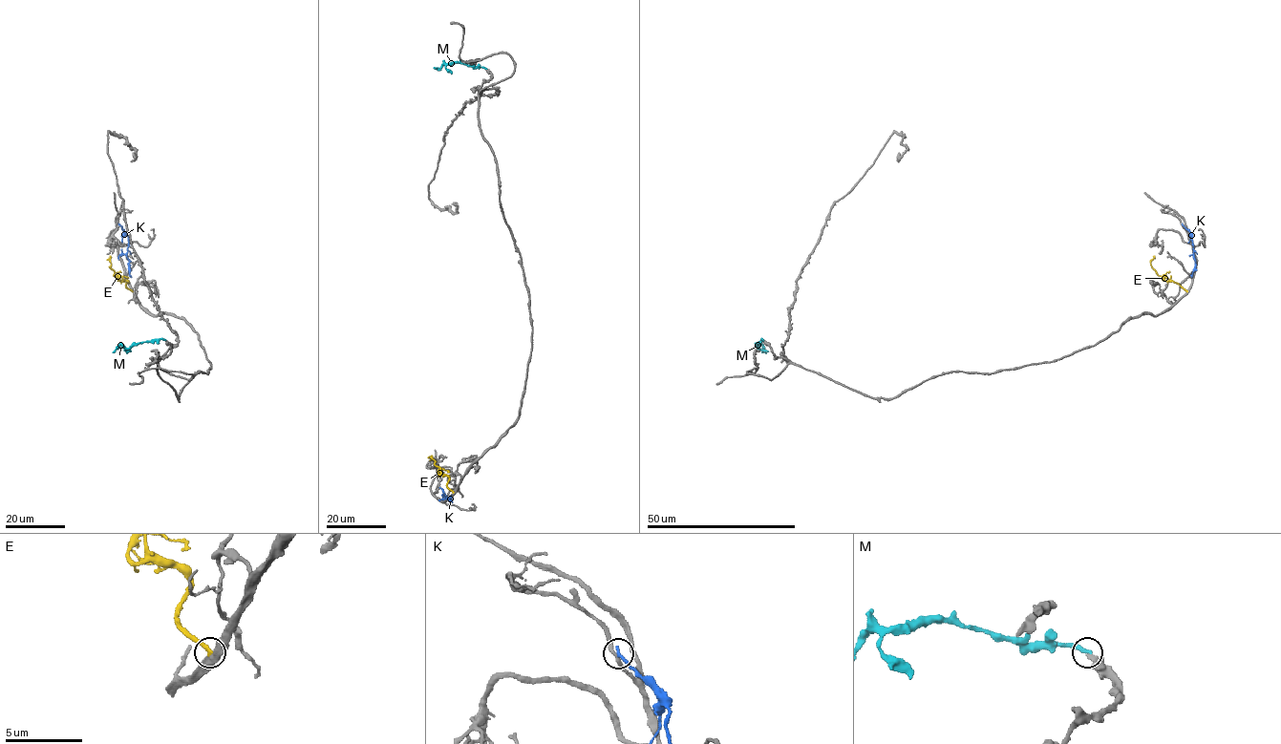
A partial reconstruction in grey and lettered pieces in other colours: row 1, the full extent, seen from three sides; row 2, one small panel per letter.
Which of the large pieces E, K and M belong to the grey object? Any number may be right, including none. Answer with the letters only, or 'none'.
M

